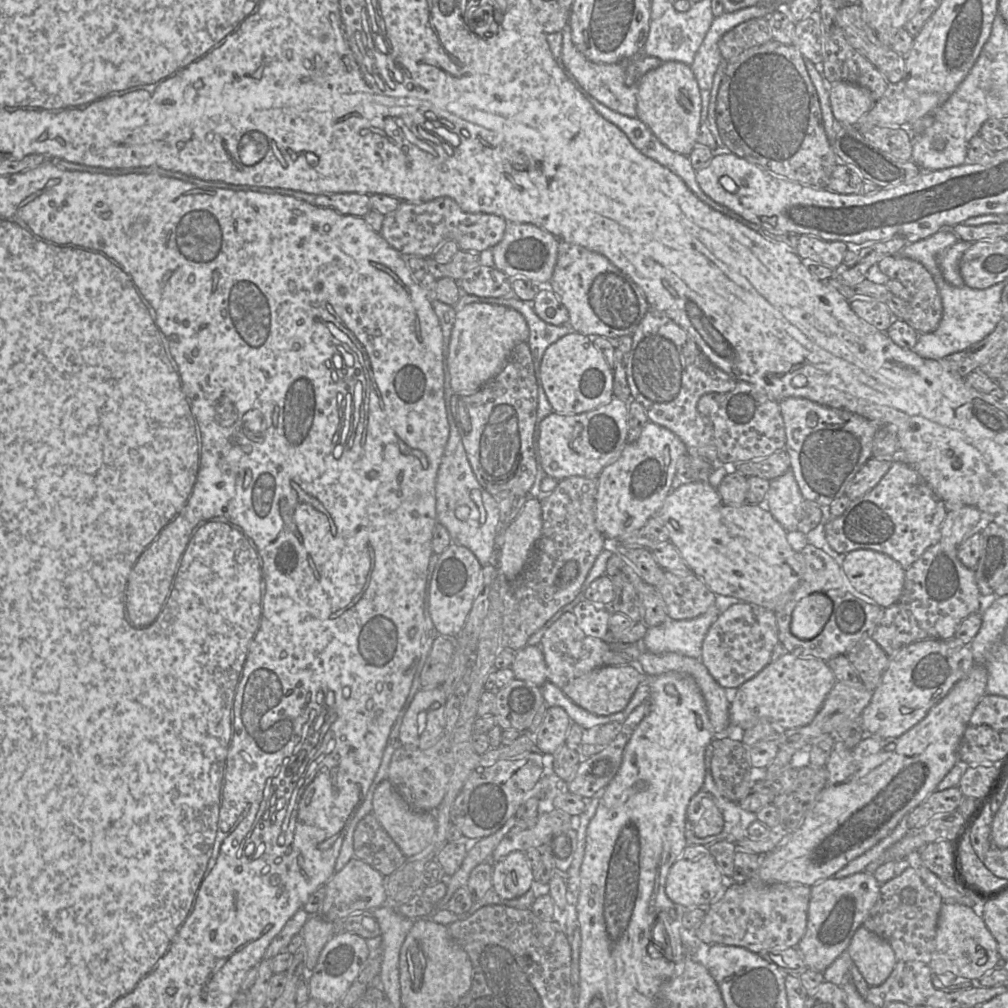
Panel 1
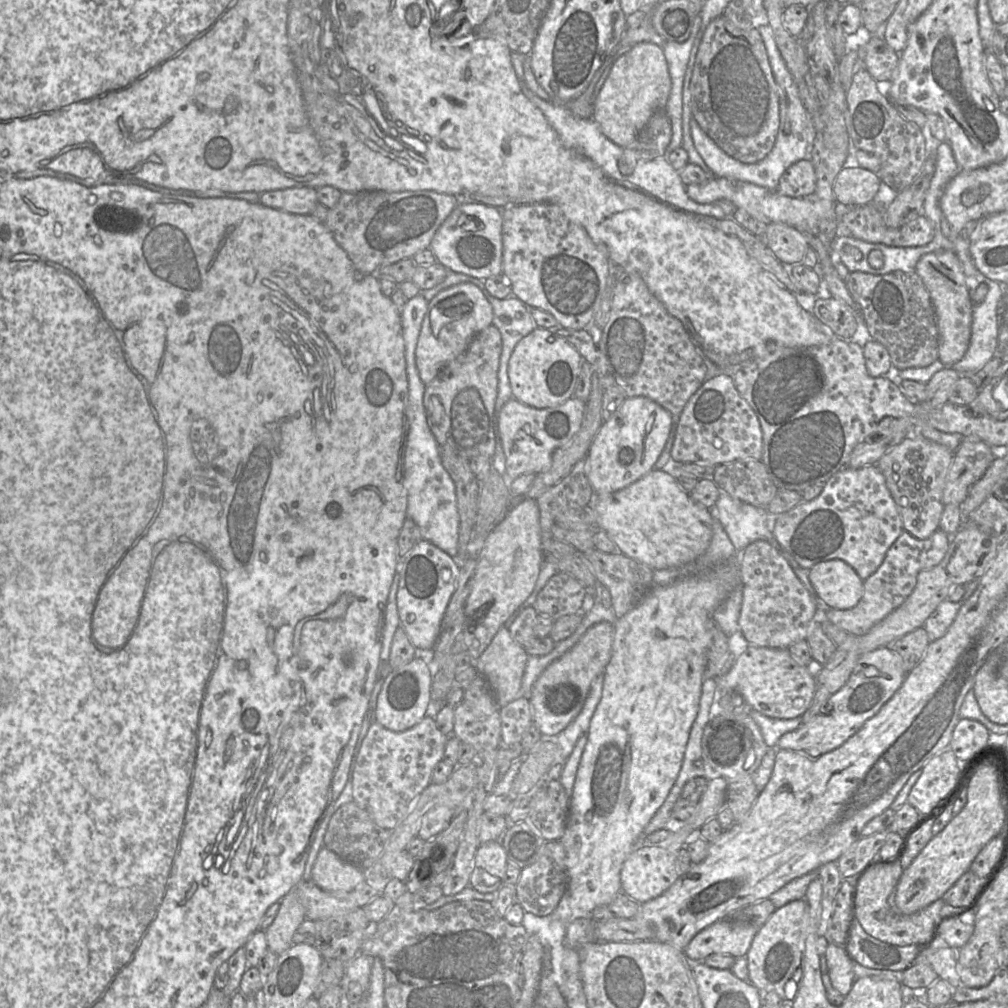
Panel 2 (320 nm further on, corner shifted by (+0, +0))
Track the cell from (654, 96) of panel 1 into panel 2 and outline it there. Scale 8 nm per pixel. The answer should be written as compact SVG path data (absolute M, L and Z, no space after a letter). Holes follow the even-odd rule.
M639 42L612 64L593 104L592 119L615 144L629 145L657 110L664 109L671 91L671 78L662 47Z

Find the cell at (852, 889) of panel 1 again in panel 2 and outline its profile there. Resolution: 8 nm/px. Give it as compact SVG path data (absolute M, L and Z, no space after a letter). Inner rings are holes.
M804 899L791 901L776 909L758 930L746 954L749 982L758 990L775 991L785 999L785 985L800 967L808 932L809 911Z

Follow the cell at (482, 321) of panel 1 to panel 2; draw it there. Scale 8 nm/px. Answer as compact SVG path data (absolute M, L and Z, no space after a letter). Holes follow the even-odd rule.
M471 283L451 286L428 302L415 351L415 361L422 382L429 384L441 369L466 351L472 339L492 325L492 306L483 292Z

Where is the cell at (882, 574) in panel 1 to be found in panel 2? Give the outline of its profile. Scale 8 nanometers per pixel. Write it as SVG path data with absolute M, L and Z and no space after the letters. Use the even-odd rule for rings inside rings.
M843 560L819 562L809 569L808 576L817 598L831 609L851 609L862 597L863 580Z

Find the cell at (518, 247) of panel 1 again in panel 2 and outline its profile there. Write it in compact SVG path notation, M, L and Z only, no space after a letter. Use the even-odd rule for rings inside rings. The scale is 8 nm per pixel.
M460 202L435 233L429 247L448 270L478 279L502 273L502 211L479 203Z

